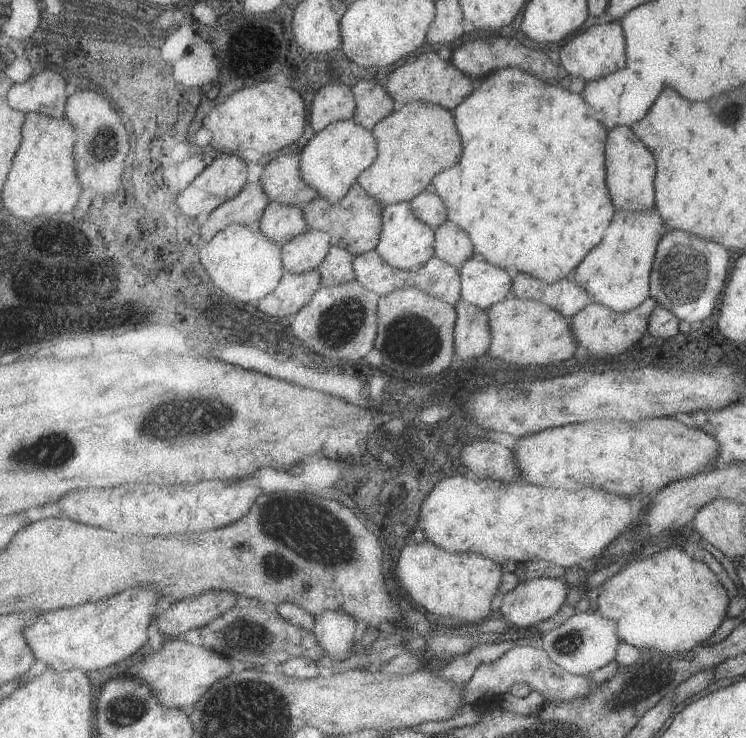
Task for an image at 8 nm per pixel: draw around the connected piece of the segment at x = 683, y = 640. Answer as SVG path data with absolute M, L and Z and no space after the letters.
M678 546L649 554L641 560L631 560L600 585L596 611L615 622L620 641L638 649L649 649L652 653L664 657L685 656L685 652L690 656L696 647L710 642L713 632L727 616L726 610L730 600L711 569Z

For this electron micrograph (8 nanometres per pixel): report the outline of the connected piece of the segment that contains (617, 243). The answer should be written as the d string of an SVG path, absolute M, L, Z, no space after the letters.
M656 208L643 212L618 210L603 233L601 243L594 246L572 277L583 286L592 302L608 306L615 312L629 312L649 296L649 276L659 238L666 226Z

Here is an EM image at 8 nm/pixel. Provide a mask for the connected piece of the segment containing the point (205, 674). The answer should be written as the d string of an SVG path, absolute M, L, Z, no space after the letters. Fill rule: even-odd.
M195 637L168 639L160 651L147 650L142 661L143 666L136 676L153 688L157 700L167 708L191 710L199 696L203 696L217 680L231 674L229 658L225 658L225 654L219 654L217 650L207 648Z

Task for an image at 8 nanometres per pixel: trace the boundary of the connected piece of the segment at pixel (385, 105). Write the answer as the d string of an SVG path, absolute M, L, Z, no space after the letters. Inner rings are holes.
M370 78L357 81L352 91L358 104L354 121L369 132L374 132L377 123L391 116L398 107L384 85L373 84Z

